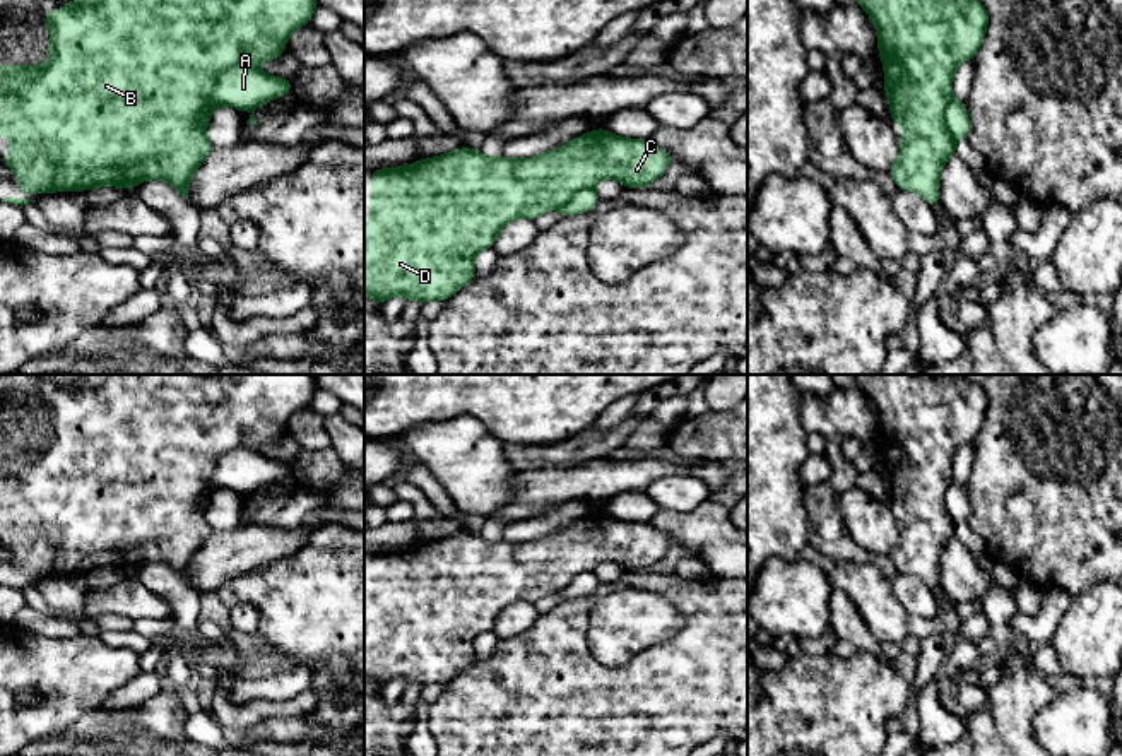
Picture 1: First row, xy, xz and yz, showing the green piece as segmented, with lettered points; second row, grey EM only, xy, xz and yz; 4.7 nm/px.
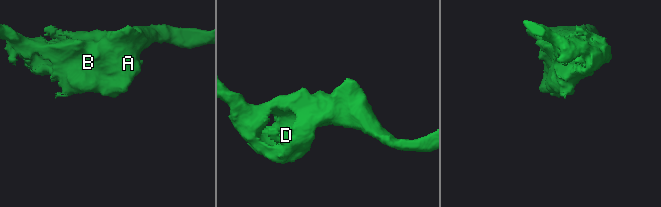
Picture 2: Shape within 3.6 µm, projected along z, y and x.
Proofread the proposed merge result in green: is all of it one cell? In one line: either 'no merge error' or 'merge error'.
merge error

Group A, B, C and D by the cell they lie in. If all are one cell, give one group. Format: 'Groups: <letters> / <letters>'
Groups: A / B C D

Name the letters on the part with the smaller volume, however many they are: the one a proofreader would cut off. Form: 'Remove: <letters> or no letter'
Remove: A

